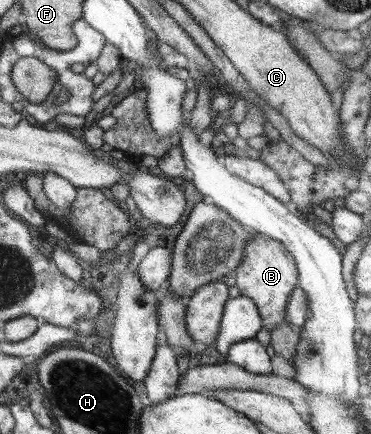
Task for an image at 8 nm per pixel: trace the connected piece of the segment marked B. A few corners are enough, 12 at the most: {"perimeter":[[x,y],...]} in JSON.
{"perimeter":[[256,233],[246,242],[235,286],[263,318],[285,323],[298,284],[295,258]]}

